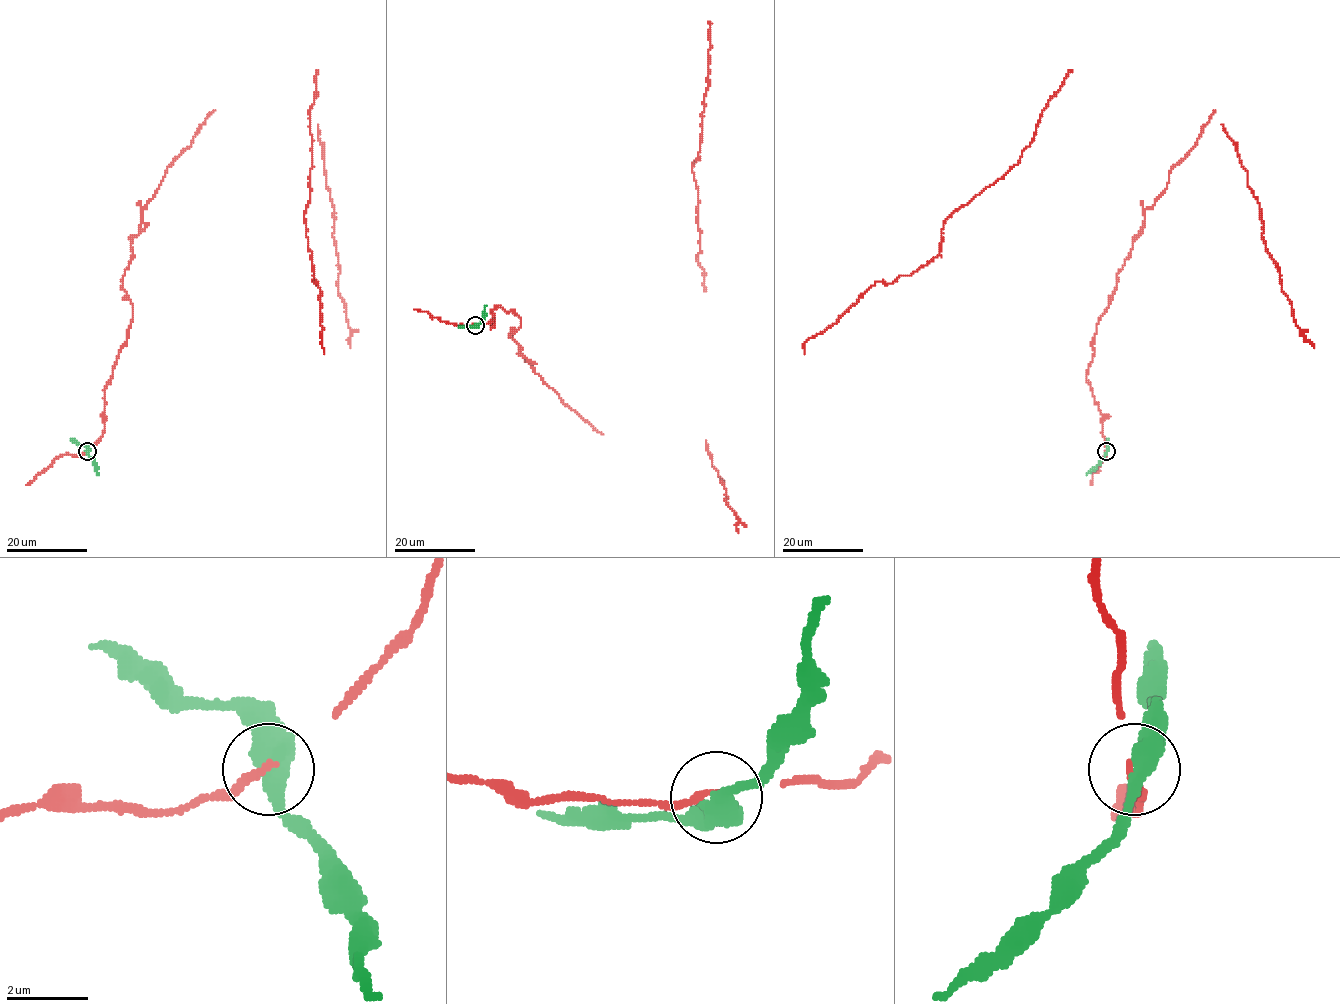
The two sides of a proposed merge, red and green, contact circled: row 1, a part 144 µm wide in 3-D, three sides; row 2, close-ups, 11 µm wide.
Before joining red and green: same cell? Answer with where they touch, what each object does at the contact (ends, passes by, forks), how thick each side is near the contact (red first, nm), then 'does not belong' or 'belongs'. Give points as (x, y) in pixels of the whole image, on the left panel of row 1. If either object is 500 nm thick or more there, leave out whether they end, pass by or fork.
at (87, 451); red ends there; green passes by; 170 nm thick on the red side, 480 nm on the other; does not belong

